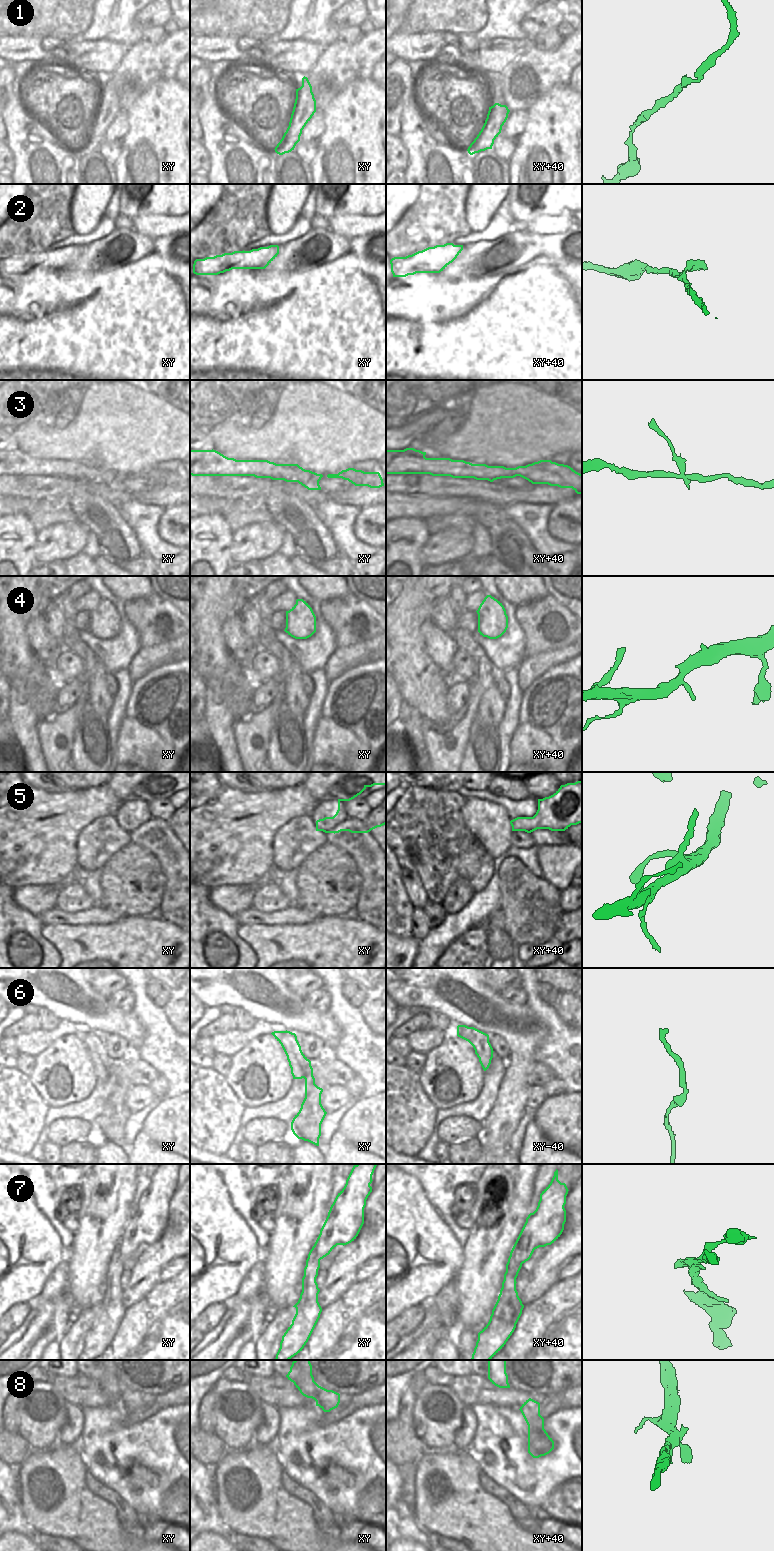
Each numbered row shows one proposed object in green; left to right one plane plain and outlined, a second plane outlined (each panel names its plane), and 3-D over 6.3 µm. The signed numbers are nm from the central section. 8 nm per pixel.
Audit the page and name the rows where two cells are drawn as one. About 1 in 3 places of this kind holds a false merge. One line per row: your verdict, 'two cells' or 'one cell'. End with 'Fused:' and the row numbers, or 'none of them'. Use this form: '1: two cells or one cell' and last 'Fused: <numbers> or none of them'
1: one cell
2: one cell
3: two cells
4: one cell
5: one cell
6: one cell
7: one cell
8: one cell
Fused: 3

